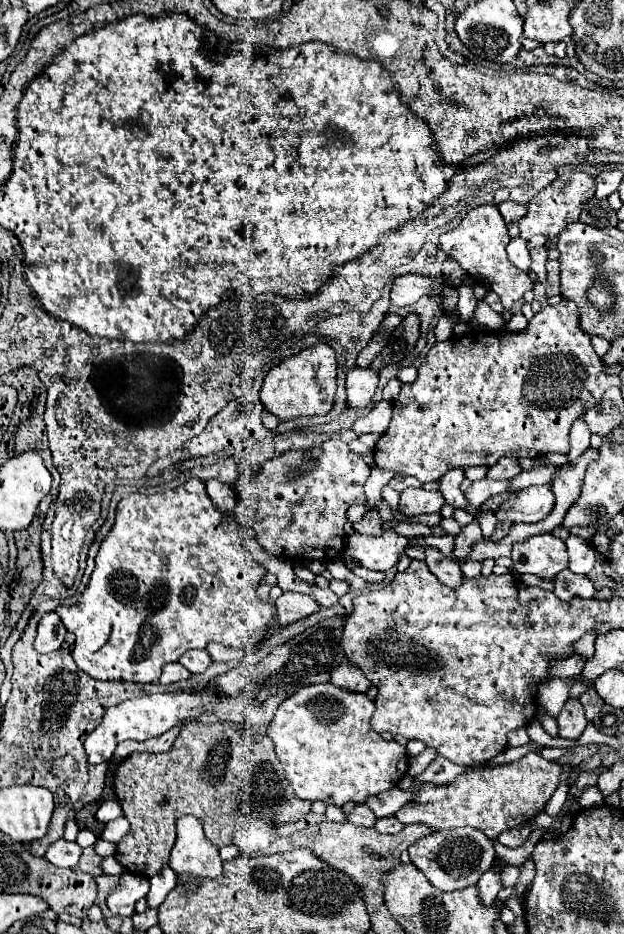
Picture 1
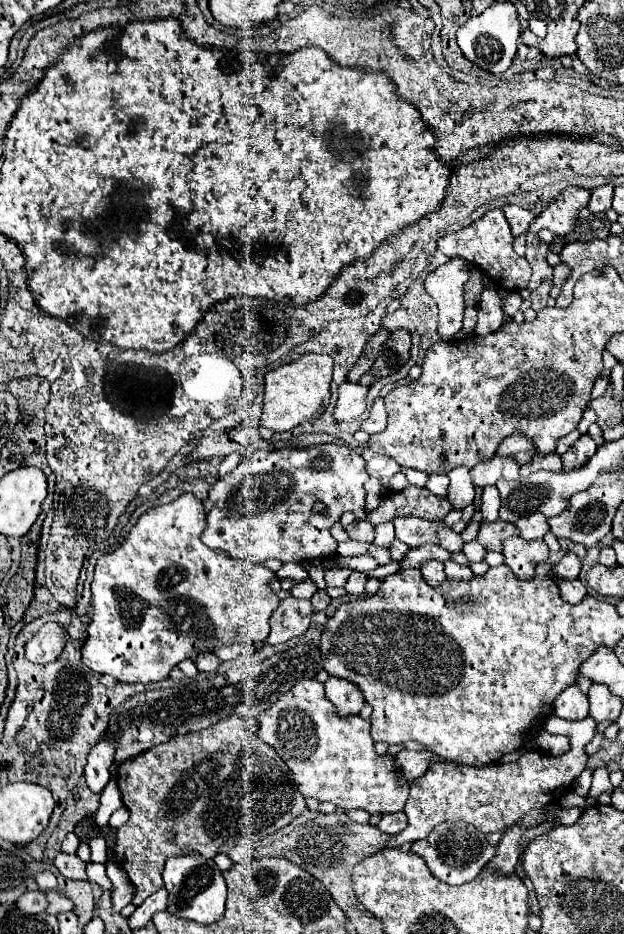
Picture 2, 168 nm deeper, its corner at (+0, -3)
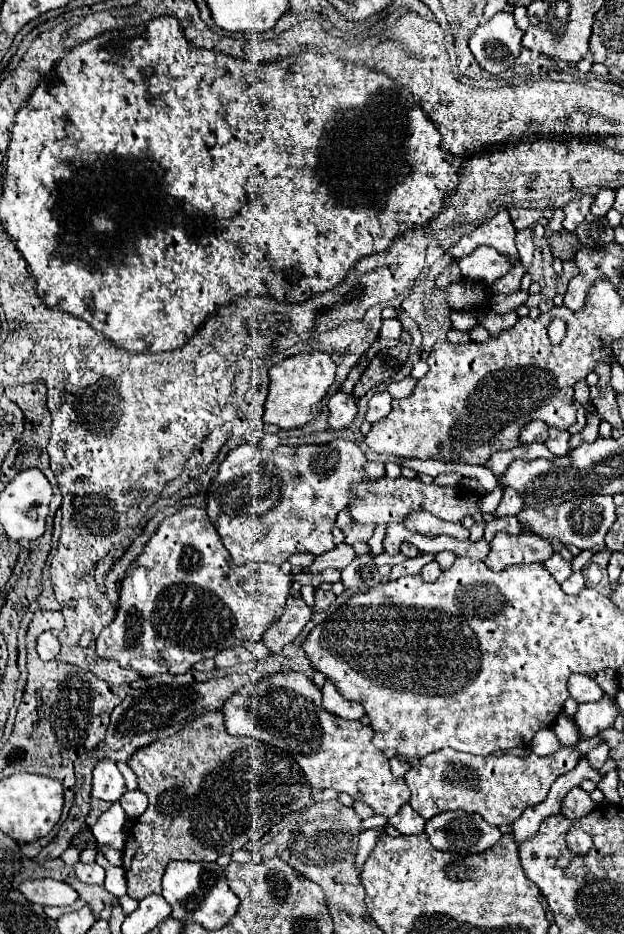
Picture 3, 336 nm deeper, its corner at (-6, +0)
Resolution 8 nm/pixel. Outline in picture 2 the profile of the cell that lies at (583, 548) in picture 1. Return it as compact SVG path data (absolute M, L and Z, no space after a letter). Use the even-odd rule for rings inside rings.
M565 554L557 564L551 566L553 574L557 580L575 580L579 576L579 570L581 570L581 562L577 560L577 556L573 554Z

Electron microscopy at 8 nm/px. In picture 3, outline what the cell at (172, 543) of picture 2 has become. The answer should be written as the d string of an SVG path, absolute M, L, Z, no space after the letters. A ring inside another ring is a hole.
M185 505L175 515L159 523L143 553L129 565L119 581L117 615L99 635L97 653L105 661L117 661L123 669L137 671L141 677L153 677L159 673L181 675L187 673L197 661L215 657L227 647L243 645L243 641L259 641L261 635L283 615L289 589L291 575L285 575L275 565L233 565L231 555L223 547L205 509Z

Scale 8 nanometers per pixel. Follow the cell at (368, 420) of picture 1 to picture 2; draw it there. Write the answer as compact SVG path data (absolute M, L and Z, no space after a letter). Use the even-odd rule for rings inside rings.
M375 398L375 402L369 410L369 418L363 420L361 428L369 434L379 434L385 430L385 426L387 426L387 410L383 404L383 398Z

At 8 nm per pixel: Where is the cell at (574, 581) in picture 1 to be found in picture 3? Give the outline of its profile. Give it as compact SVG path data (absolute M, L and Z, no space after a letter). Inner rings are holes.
M579 571L573 573L573 575L561 585L561 589L563 589L567 595L577 595L583 587L585 587L585 579L583 579L583 575L581 575Z

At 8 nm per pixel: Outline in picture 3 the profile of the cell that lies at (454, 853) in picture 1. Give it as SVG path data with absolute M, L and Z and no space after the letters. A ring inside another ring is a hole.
M447 811L435 815L425 823L425 833L429 843L439 851L459 853L483 853L499 843L503 833L499 827L487 823L477 813Z

